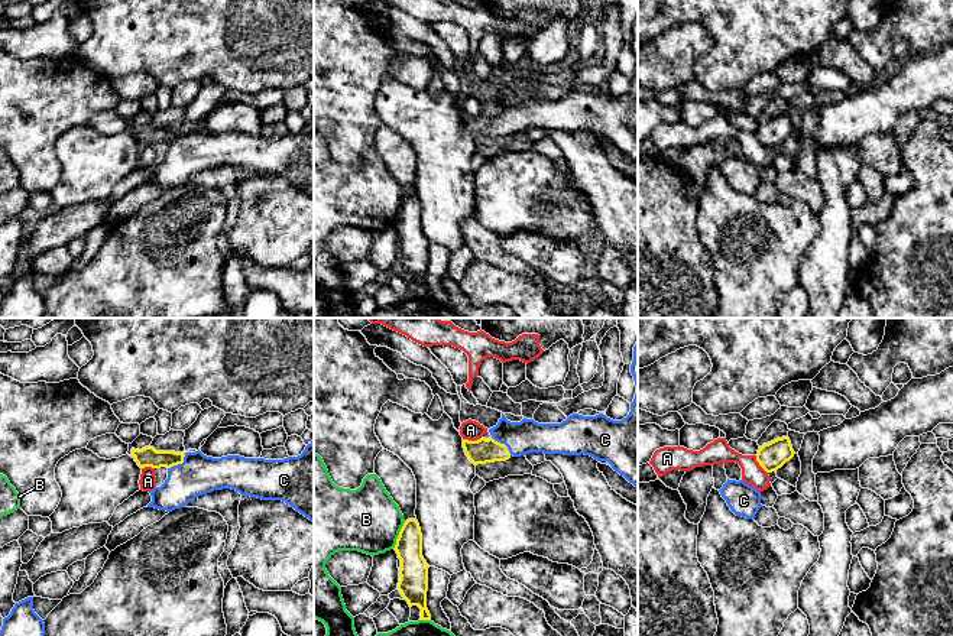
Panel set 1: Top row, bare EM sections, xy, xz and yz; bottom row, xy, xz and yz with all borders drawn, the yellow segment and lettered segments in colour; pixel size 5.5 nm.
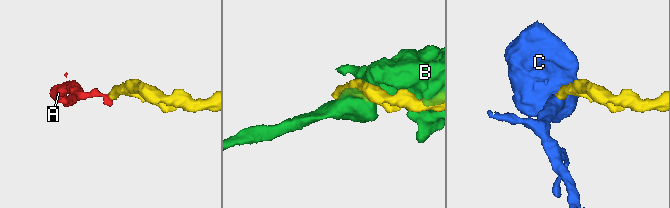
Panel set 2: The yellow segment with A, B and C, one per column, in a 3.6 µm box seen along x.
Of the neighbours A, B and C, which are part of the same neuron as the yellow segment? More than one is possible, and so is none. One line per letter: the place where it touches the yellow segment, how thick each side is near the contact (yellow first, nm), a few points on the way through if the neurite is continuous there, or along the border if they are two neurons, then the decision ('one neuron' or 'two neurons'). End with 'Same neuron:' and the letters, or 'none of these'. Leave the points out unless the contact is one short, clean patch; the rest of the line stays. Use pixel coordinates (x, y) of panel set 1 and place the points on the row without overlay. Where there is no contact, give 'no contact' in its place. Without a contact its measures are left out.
A: contact xz (472, 117); calibres 140 and 110 nm; border xz (480, 113), (463, 116); two neurons
B: contact xz (399, 211); calibres 160 and 360 nm; two neurons
C: contact xy (180, 139); calibres 110 and 220 nm; way xy (146, 133), (169, 135), (180, 139), (191, 151), (198, 151); one neuron
Same neuron: C

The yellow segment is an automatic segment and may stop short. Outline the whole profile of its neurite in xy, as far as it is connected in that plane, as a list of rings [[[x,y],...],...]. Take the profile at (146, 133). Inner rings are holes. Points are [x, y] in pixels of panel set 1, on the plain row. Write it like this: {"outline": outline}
{"outline": [[[314,116],[301,132],[283,136],[244,134],[227,132],[213,134],[200,126],[195,129],[156,127],[153,123],[132,124],[132,132],[140,145],[168,145],[168,155],[161,163],[150,166],[148,184],[172,188],[185,184],[191,176],[214,166],[231,165],[242,172],[262,176],[282,176],[314,198]]]}

